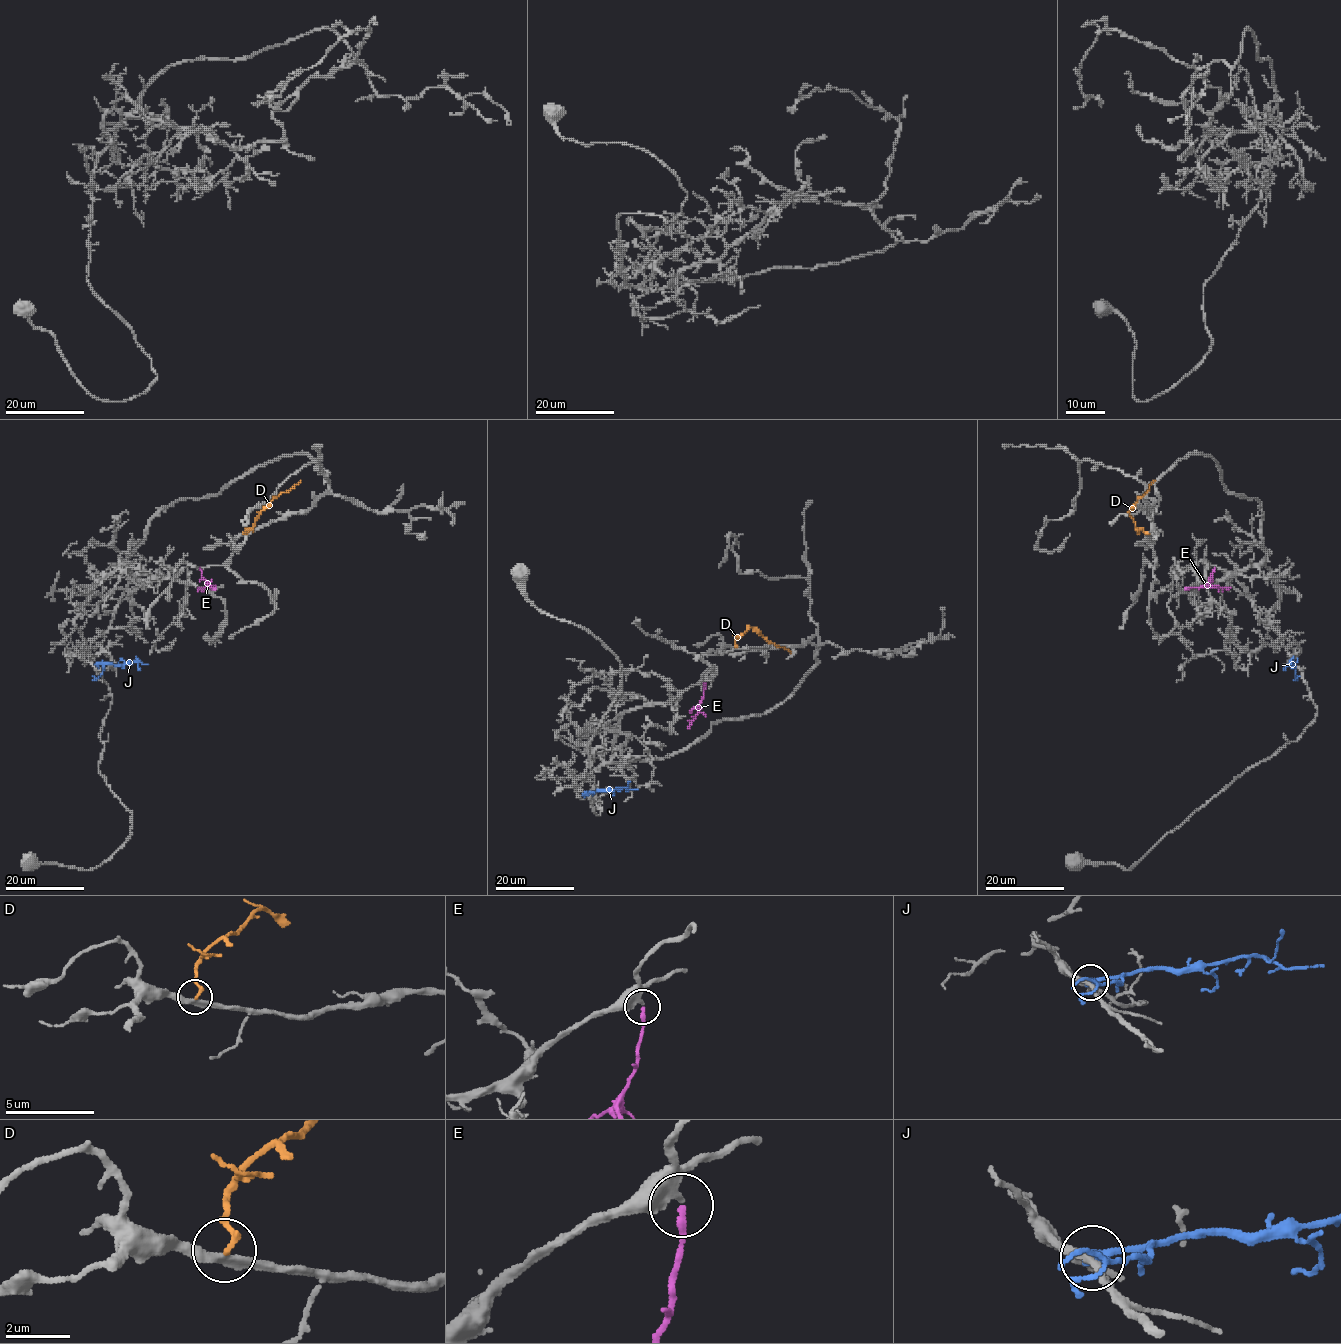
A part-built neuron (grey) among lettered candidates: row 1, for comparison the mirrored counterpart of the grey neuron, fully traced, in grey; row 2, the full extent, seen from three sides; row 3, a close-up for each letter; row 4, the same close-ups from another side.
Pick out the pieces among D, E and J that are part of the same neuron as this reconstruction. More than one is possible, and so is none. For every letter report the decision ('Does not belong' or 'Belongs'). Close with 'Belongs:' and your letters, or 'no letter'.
D: Does not belong
E: Belongs
J: Does not belong
Belongs: E

